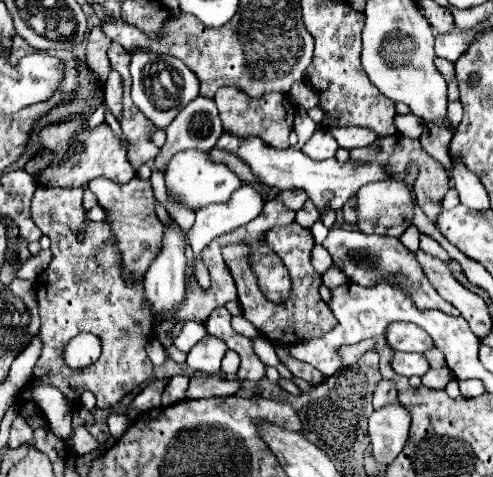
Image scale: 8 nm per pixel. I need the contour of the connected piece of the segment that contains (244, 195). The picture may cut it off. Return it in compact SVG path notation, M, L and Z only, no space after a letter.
M245 184L237 192L233 192L227 204L209 204L197 210L195 224L189 228L189 244L195 254L199 254L209 242L221 234L227 234L261 214L265 200L261 194Z

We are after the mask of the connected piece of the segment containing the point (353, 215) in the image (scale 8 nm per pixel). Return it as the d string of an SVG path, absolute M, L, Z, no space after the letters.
M351 196L349 202L343 206L343 218L345 218L345 224L357 226L357 196Z

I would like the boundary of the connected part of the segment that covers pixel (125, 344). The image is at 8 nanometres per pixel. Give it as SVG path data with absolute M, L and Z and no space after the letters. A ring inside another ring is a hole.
M37 188L31 204L31 216L37 228L51 238L53 260L49 268L37 280L37 298L39 298L39 316L41 316L41 342L43 350L33 370L33 384L45 382L55 384L69 398L71 408L79 408L79 396L83 390L91 390L97 396L99 408L115 406L127 392L135 386L143 384L153 372L153 364L147 358L145 346L153 334L153 312L145 308L143 302L143 280L135 280L135 284L127 284L123 268L121 268L121 252L117 252L117 240L113 240L113 230L107 222L91 222L87 220L87 210L83 208L83 190L81 188ZM81 332L93 332L101 338L101 356L91 366L83 370L73 370L65 366L63 350L71 338Z

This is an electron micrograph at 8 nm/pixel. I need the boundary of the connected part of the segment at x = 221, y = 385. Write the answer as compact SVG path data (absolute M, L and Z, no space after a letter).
M209 376L209 378L191 378L187 398L211 398L211 396L233 396L239 390L237 382Z

